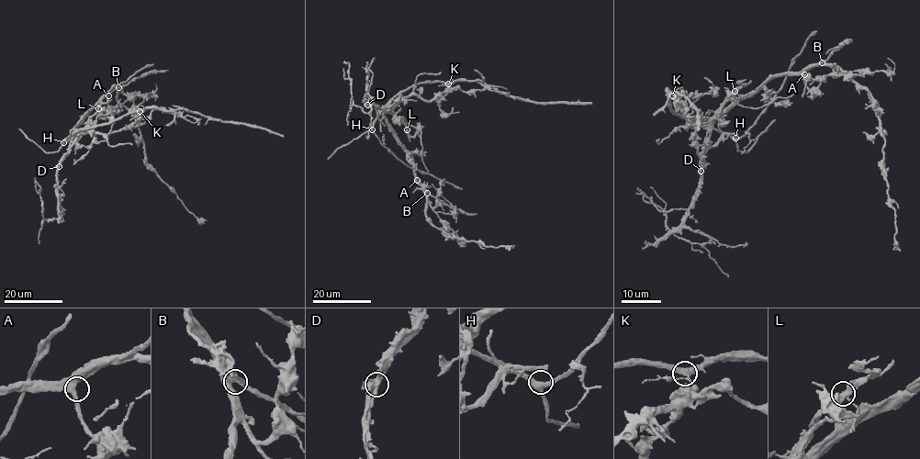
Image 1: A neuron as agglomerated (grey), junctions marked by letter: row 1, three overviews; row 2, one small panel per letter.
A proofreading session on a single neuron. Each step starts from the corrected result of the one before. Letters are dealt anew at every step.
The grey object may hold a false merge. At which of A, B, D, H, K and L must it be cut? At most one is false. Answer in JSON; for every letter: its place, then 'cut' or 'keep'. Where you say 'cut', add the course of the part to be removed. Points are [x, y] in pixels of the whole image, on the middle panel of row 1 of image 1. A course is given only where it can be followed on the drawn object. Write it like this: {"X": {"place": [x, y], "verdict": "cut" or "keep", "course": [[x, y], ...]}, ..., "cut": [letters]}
{"A": {"place": [417, 180], "verdict": "keep"}, "B": {"place": [427, 193], "verdict": "keep"}, "D": {"place": [367, 105], "verdict": "keep"}, "H": {"place": [372, 129], "verdict": "keep"}, "K": {"place": [448, 83], "verdict": "cut", "course": [[448, 84], [420, 83], [400, 91], [374, 123], [372, 130], [381, 143], [409, 167], [462, 189]]}, "L": {"place": [407, 129], "verdict": "keep"}, "cut": ["K"]}

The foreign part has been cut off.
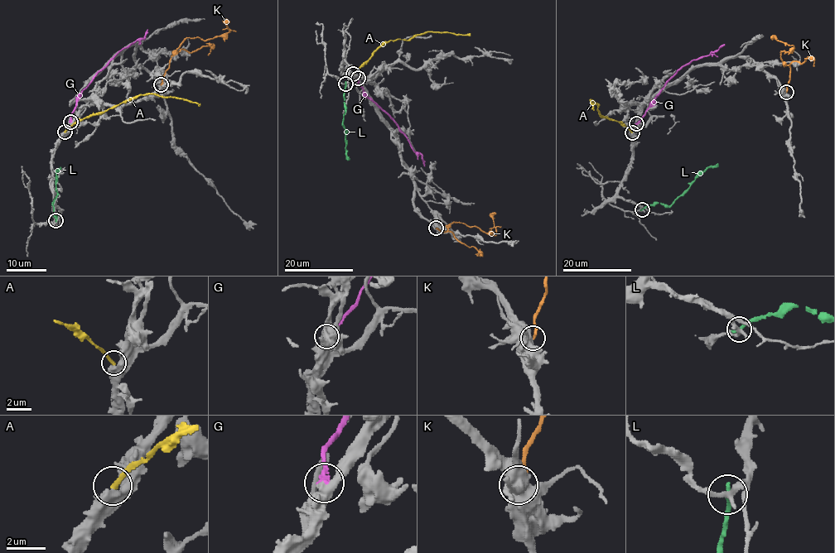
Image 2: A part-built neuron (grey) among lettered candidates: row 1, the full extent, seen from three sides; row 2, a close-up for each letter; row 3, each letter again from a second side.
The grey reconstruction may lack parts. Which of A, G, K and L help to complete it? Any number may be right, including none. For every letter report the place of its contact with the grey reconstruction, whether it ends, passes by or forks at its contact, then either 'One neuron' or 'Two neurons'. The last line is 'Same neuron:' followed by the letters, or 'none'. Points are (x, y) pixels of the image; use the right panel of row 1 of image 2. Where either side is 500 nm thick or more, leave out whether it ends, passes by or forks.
A: Touches grey at (632, 132). Two neurons
G: Touches grey at (636, 123). It ends there. Two neurons
K: Touches grey at (786, 92). Two neurons
L: Touches grey at (642, 209). It ends there. Two neurons
Same neuron: none

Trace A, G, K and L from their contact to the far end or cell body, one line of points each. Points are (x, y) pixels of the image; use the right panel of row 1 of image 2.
A: (632, 132), (620, 122), (600, 115), (597, 111), (598, 106), (590, 99), (594, 110)
G: (636, 123), (651, 101), (679, 69), (693, 60), (716, 51), (724, 44)
K: (786, 92), (790, 69), (781, 58), (781, 51), (784, 50), (784, 53), (793, 46), (770, 36)
L: (642, 209), (658, 203), (670, 205), (697, 177), (718, 163)

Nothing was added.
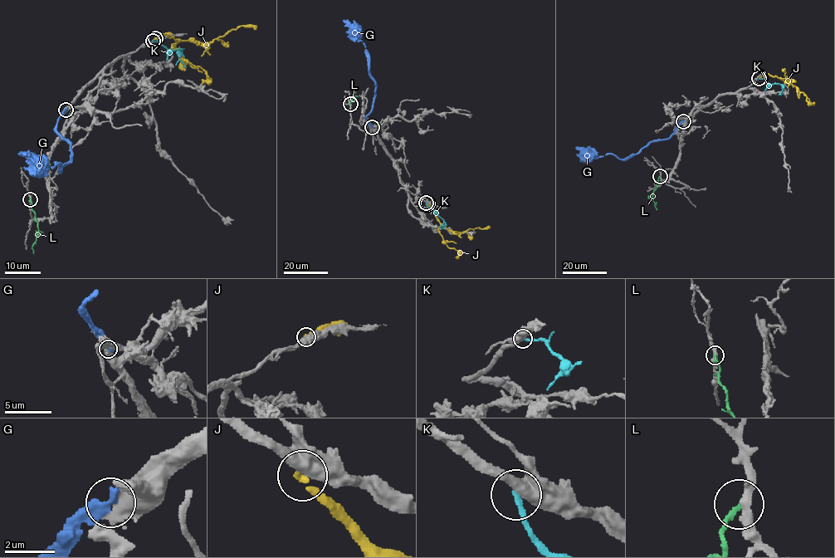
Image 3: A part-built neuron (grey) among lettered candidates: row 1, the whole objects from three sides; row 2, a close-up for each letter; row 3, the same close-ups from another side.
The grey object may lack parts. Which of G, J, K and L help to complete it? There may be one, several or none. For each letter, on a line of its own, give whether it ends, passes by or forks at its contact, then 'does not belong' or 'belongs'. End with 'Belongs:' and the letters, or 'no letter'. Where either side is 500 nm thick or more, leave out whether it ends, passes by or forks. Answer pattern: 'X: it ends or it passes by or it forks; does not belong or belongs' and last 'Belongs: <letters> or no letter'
G: does not belong
J: does not belong
K: it ends; does not belong
L: it ends; does not belong
Belongs: no letter

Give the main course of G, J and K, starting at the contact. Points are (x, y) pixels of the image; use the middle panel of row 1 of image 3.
G: (372, 127), (366, 116), (370, 112), (375, 87), (369, 74), (367, 51), (352, 28), (343, 20)
J: (427, 203), (438, 221), (456, 233), (478, 227), (486, 229), (490, 226)
K: (426, 203), (443, 220), (441, 226), (446, 222)

